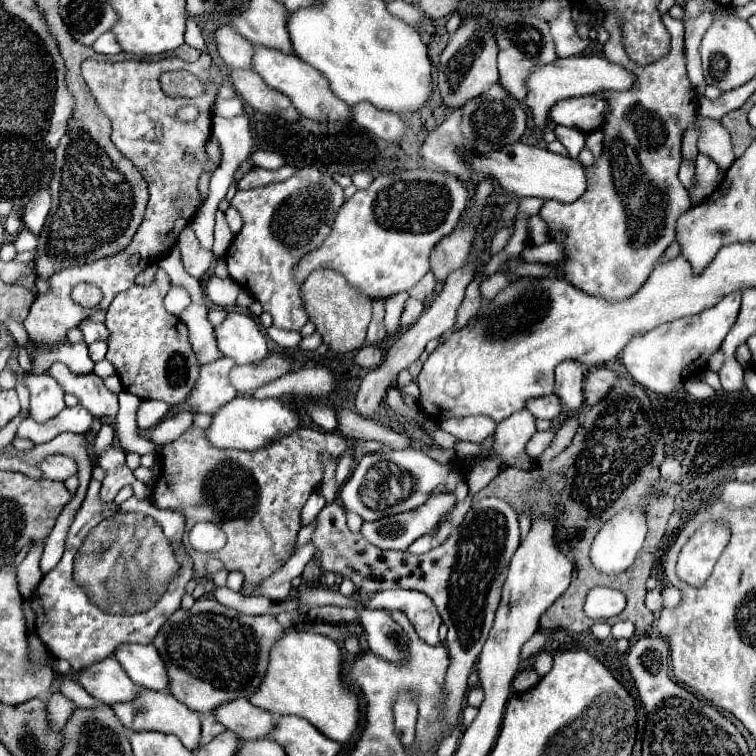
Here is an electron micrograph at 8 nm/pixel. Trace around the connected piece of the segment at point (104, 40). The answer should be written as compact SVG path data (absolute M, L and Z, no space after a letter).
M105 32L103 36L99 36L97 42L93 44L93 48L95 48L97 54L117 54L117 52L121 52L119 42L115 40L113 32Z

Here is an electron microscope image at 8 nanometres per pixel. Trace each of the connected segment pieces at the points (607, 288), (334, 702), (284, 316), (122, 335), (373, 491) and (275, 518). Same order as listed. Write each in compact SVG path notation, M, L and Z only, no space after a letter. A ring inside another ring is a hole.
M605 12L603 28L609 32L609 40L605 42L605 56L611 62L617 62L631 72L637 74L637 84L629 92L607 92L605 100L609 102L607 122L603 126L605 146L603 154L597 162L589 168L589 188L581 198L565 204L555 200L548 200L541 208L541 218L549 224L549 230L555 232L553 238L559 244L565 244L565 262L561 264L561 276L577 286L579 290L605 296L605 300L627 300L633 296L649 278L655 262L661 258L665 248L675 240L675 222L677 218L691 208L687 190L677 178L679 164L681 164L681 138L687 126L695 120L697 96L687 78L685 70L685 44L683 44L683 22L673 20L669 14L661 16L667 32L671 34L669 56L659 58L653 64L639 66L629 60L623 48L623 34L621 22L613 12Z
M287 630L271 650L267 676L259 692L249 698L257 708L287 716L295 714L309 720L319 732L335 742L347 744L359 728L359 698L343 680L343 652L327 636L315 632Z
M301 168L295 176L291 176L285 182L275 182L255 190L237 190L235 198L231 200L231 206L235 206L243 218L243 228L239 230L225 254L229 276L253 298L257 298L263 310L273 316L273 324L277 328L299 332L305 326L307 312L299 294L301 286L293 280L293 266L299 258L303 258L303 254L321 246L321 242L331 232L331 224L343 202L343 188L327 172L319 172L315 168Z
M158 268L155 280L149 286L133 286L127 292L115 296L109 306L105 326L111 332L107 358L115 364L119 378L131 394L163 400L169 406L187 400L195 380L199 378L199 362L187 334L181 332L180 320L168 313L162 298L170 288L170 280L162 268Z
M415 448L389 450L383 454L373 452L373 454L365 454L359 460L357 468L353 470L347 484L341 488L339 496L345 510L365 516L365 522L375 522L385 516L415 510L431 494L437 492L453 492L457 494L457 500L463 502L467 498L467 486L457 470L459 468L453 468L453 464L439 464L433 458L429 458L425 452Z
M189 426L177 440L161 448L161 474L151 500L159 508L171 508L185 516L183 546L195 564L195 578L205 578L205 560L219 558L227 570L239 570L249 578L245 590L277 572L293 554L299 532L299 514L313 490L323 480L321 453L339 458L347 440L337 432L299 428L289 436L255 452L215 448L201 428ZM197 522L213 522L227 534L227 544L215 554L201 554L189 546L189 530Z

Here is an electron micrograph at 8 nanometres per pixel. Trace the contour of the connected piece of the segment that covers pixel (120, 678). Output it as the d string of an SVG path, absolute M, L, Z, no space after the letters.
M105 658L95 662L91 668L85 668L77 674L77 682L99 702L111 706L125 700L135 700L143 690L123 672L121 664L115 658Z

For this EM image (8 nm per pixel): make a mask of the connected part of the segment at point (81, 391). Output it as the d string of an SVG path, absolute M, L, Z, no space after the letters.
M53 364L49 372L65 392L75 394L81 402L83 408L87 408L93 416L113 420L119 412L119 400L117 394L111 392L103 380L97 374L85 374L85 376L75 376L69 372L65 364Z

